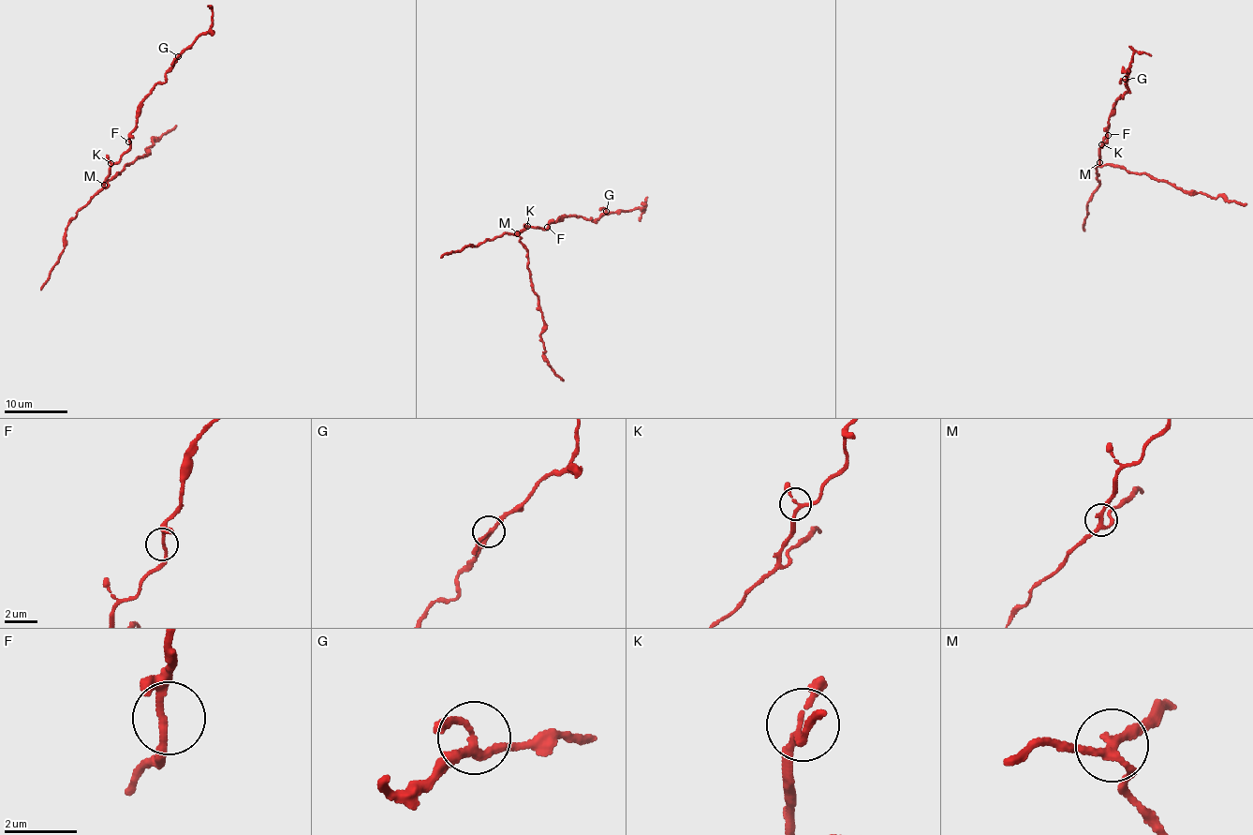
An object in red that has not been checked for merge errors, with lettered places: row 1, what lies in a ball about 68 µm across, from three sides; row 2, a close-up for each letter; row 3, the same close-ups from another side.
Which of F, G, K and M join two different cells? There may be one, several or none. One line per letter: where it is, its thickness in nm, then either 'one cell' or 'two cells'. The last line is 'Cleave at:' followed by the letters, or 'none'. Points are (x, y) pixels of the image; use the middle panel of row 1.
F: at (547, 227); 170 nm thick; one cell
G: at (606, 211); 200 nm thick; one cell
K: at (527, 226); 160 nm thick; one cell
M: at (517, 233); 200 nm thick; two cells
Cleave at: M

